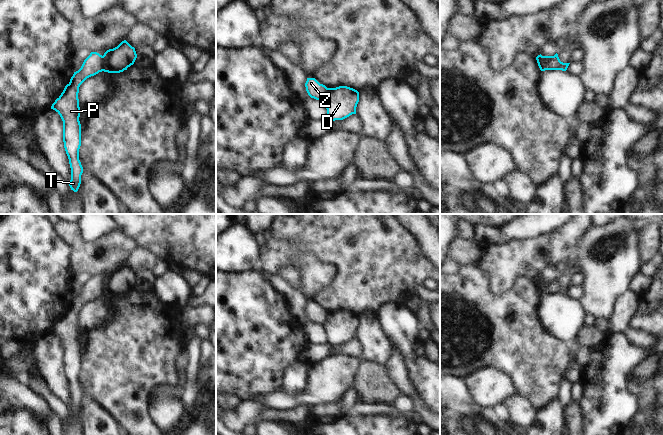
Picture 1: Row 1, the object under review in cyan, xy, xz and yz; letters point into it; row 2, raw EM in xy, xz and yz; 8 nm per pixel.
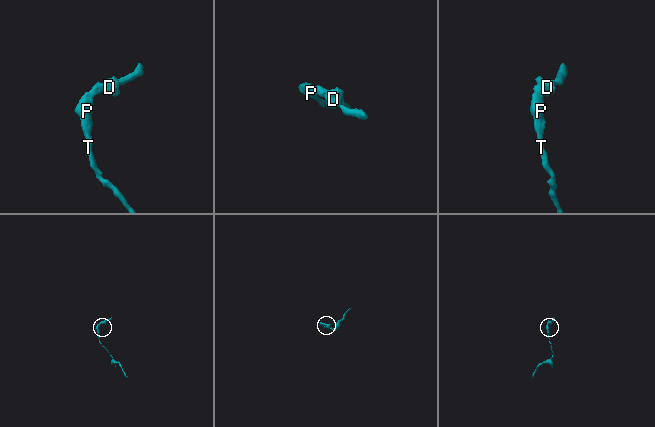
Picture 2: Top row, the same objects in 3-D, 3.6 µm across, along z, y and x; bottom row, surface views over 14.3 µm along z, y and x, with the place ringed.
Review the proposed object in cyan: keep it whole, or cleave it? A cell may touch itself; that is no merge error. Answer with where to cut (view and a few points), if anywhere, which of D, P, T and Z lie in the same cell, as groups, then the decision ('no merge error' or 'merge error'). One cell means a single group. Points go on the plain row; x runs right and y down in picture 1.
cut in xy along (101, 280), (103, 294); D / P T Z; merge error

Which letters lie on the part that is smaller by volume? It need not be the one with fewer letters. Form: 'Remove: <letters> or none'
Remove: D

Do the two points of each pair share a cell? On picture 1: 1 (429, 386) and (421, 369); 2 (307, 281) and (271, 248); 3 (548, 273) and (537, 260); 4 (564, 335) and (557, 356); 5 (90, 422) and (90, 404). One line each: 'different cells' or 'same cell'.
1: same cell
2: same cell
3: different cells
4: different cells
5: same cell

